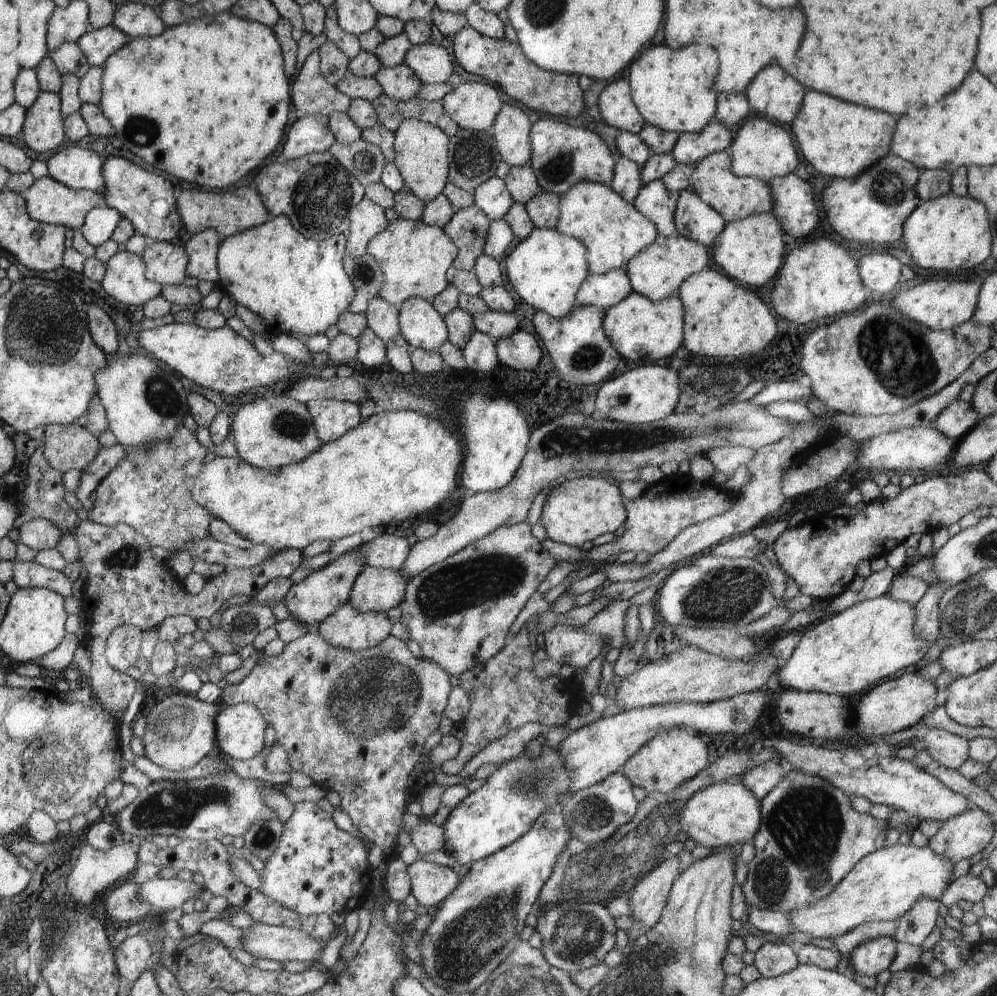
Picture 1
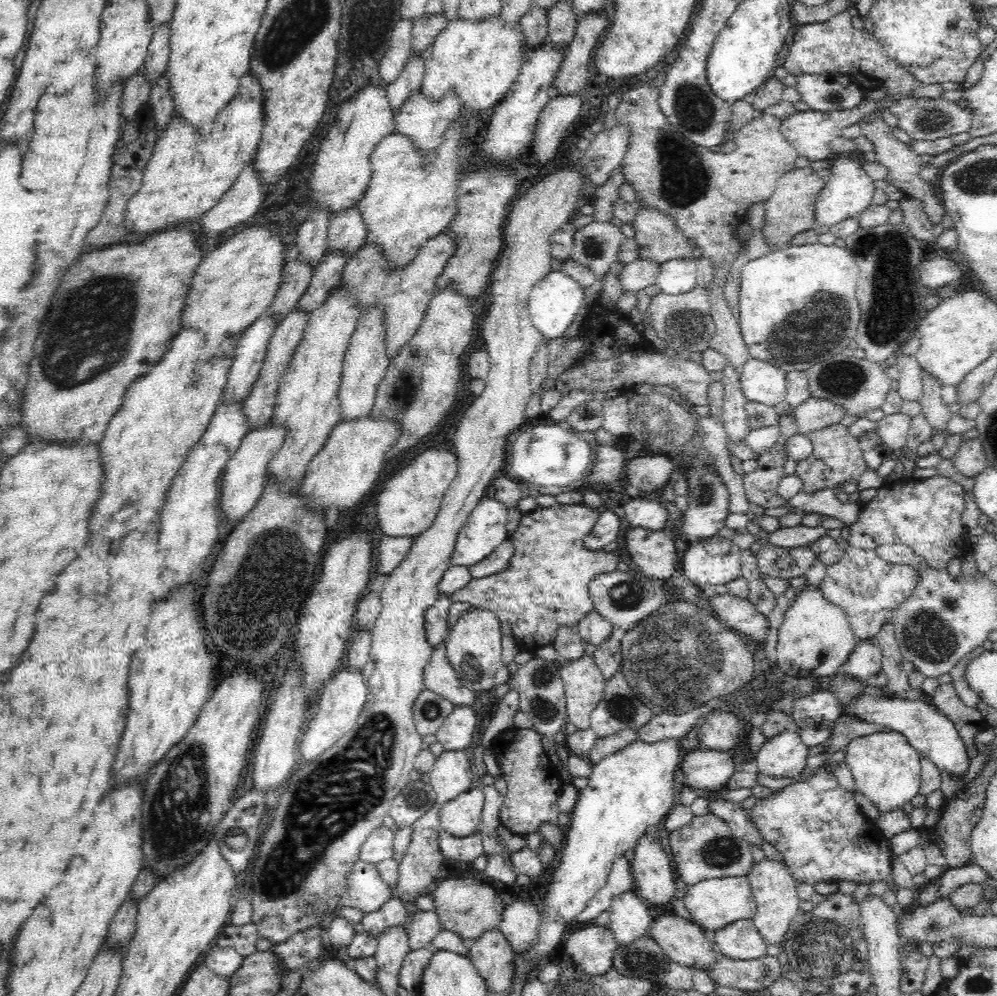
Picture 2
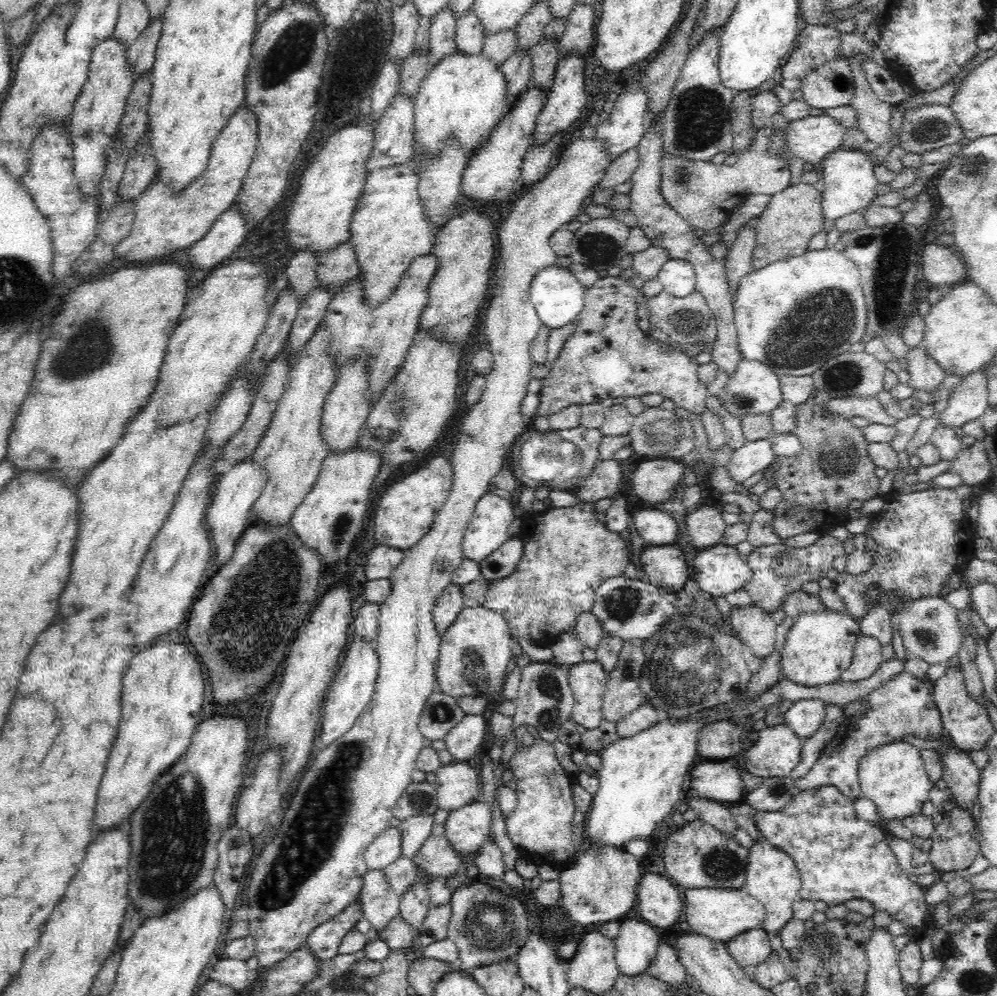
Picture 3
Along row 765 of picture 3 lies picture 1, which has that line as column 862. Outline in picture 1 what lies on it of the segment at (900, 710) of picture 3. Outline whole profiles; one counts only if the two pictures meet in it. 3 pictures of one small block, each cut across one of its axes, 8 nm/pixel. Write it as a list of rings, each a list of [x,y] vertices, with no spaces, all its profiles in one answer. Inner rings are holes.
[[[796,769],[792,770],[781,781],[781,784],[778,784],[778,787],[775,787],[764,799],[762,799],[761,808],[763,812],[762,828],[759,829],[757,836],[752,841],[756,856],[754,856],[752,861],[747,865],[749,868],[747,878],[741,885],[748,907],[783,914],[792,913],[795,909],[812,907],[830,896],[830,894],[843,882],[845,877],[853,871],[853,868],[865,859],[866,856],[886,847],[885,842],[887,833],[889,832],[889,826],[886,821],[873,818],[870,814],[858,813],[857,810],[853,808],[852,798],[846,795],[841,789],[834,787],[830,782],[820,779],[819,777],[804,775]]]

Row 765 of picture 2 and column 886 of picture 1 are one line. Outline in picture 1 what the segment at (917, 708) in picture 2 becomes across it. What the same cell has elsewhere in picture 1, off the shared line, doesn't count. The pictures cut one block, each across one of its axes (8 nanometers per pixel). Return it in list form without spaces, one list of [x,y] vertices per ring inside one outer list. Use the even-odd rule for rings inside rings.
[[[877,937],[859,945],[850,954],[850,972],[856,971],[859,975],[877,976],[887,970],[896,958],[897,940],[894,937]]]

